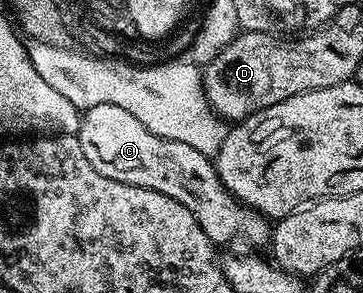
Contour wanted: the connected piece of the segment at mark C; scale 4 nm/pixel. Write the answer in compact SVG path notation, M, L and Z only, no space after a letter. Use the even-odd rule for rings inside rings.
M95 104L95 108L91 108L84 115L83 126L86 131L89 129L93 133L82 133L80 139L83 156L87 156L87 160L91 160L91 168L95 168L95 172L99 172L111 180L119 180L128 186L163 192L163 196L171 196L171 200L179 200L179 204L183 204L183 208L187 208L187 212L196 216L203 232L207 232L207 236L215 244L229 242L236 234L243 241L250 242L253 245L250 247L253 248L261 248L257 246L263 245L264 242L266 245L270 241L270 219L249 206L242 206L230 194L229 189L219 180L214 159L210 155L191 148L191 144L179 144L179 140L167 140L155 136L155 132L147 132L147 128L143 128L143 124L139 124L139 120L135 120L135 116L131 116L131 112L127 112L127 108L119 108L115 104Z

